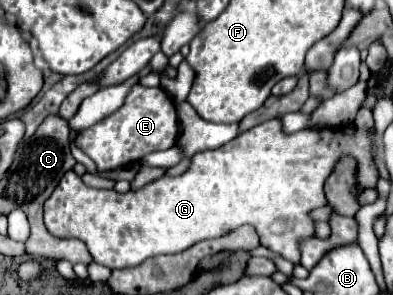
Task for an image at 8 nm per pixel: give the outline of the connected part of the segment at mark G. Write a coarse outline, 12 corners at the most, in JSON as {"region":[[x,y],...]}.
{"region":[[279,119],[183,175],[91,189],[67,171],[53,237],[137,267],[245,223],[297,263],[341,155],[375,187],[369,131]]}

